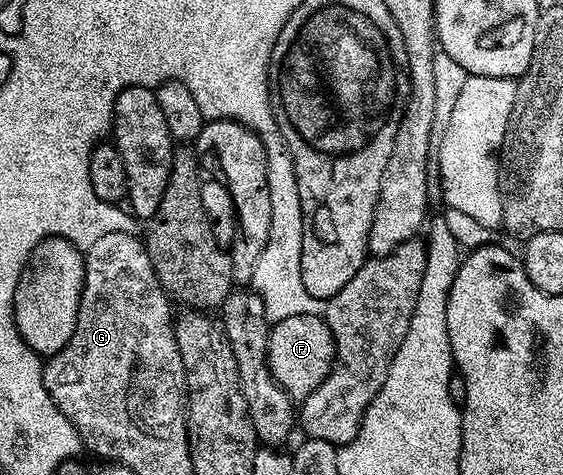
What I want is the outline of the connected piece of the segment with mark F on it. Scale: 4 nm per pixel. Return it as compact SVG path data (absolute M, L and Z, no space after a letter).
M296 315L272 324L269 332L269 368L290 399L311 397L328 377L336 362L337 340L321 315Z

